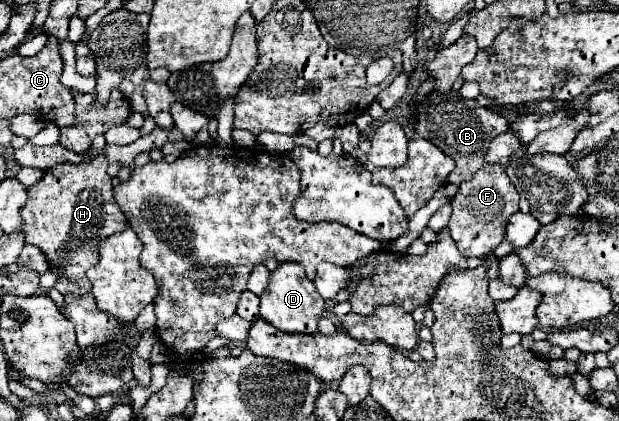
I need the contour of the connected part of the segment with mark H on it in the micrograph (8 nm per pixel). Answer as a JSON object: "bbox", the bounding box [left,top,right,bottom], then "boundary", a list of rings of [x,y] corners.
{"bbox":[20,157,128,295],"boundary":[[[100,157],[100,161],[90,161],[88,165],[52,167],[36,185],[28,187],[28,201],[20,209],[26,243],[34,243],[44,249],[44,255],[52,265],[50,271],[58,275],[54,287],[62,295],[90,293],[86,271],[98,261],[100,241],[128,225],[112,197],[114,185],[106,167],[108,161],[104,161],[104,157]]]}

